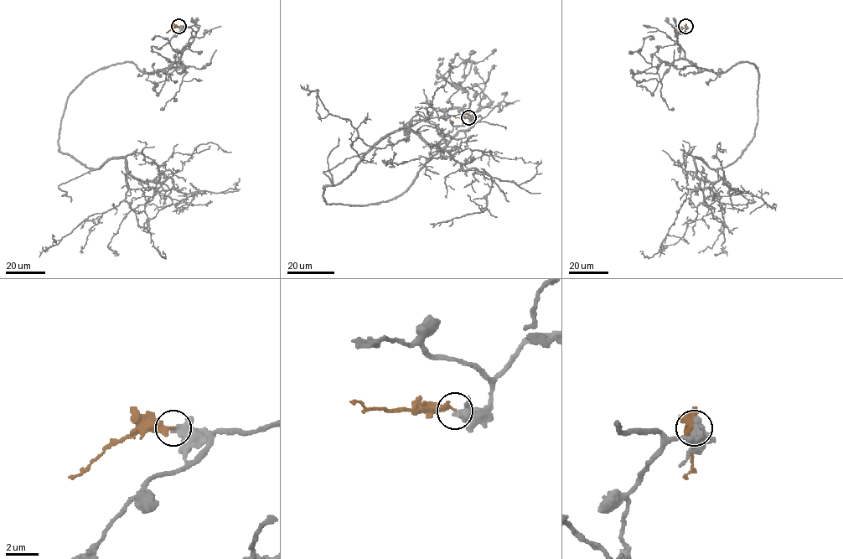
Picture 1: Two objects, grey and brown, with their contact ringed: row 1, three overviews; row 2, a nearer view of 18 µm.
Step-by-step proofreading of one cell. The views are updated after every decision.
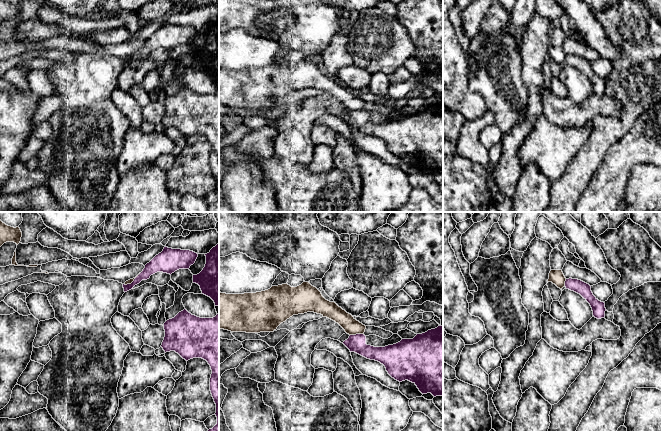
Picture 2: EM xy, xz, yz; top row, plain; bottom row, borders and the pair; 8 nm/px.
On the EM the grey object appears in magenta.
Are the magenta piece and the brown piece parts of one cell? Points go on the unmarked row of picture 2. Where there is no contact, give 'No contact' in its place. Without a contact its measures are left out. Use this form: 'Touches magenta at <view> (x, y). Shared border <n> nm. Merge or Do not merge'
Touches magenta at xz (356, 110). Shared border 110 nm. Do not merge

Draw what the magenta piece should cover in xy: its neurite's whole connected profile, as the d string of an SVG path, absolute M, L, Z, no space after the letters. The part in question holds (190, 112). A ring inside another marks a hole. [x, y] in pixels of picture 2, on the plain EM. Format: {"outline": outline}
{"outline": "M186 85L164 99L165 113L161 123L166 128L175 127L186 137L202 134L208 138L212 150L210 167L216 180L217 200L208 206L207 212L219 212L219 90L213 94L200 94Z"}

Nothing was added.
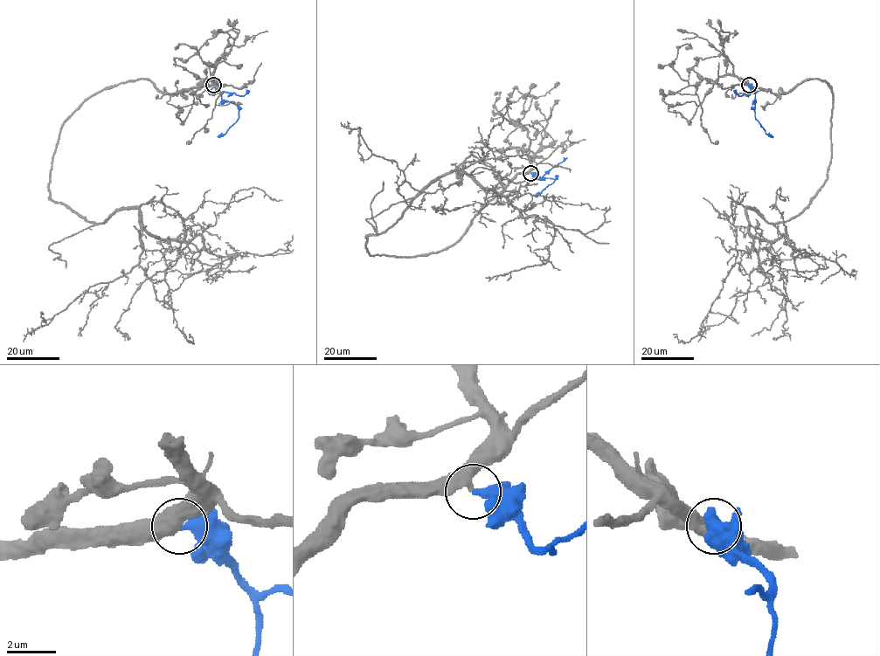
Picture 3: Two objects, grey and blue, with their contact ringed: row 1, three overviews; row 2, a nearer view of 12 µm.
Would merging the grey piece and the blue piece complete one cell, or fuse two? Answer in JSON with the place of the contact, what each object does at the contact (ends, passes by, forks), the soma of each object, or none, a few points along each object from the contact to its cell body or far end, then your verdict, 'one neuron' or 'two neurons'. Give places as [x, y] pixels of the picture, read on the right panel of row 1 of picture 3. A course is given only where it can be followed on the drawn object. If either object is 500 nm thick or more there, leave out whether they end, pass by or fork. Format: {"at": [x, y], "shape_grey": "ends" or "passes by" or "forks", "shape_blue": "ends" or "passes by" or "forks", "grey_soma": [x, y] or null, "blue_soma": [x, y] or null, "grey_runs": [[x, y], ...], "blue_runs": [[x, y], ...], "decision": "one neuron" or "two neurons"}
{"at": [749, 85], "shape_grey": "passes by", "shape_blue": "ends", "grey_soma": null, "blue_soma": null, "grey_runs": [[749, 85], [788, 93], [816, 79], [833, 95], [825, 184], [792, 219], [746, 209], [748, 231], [853, 272]], "blue_runs": [[749, 85], [755, 92], [754, 116], [766, 134], [772, 136]], "decision": "one neuron"}

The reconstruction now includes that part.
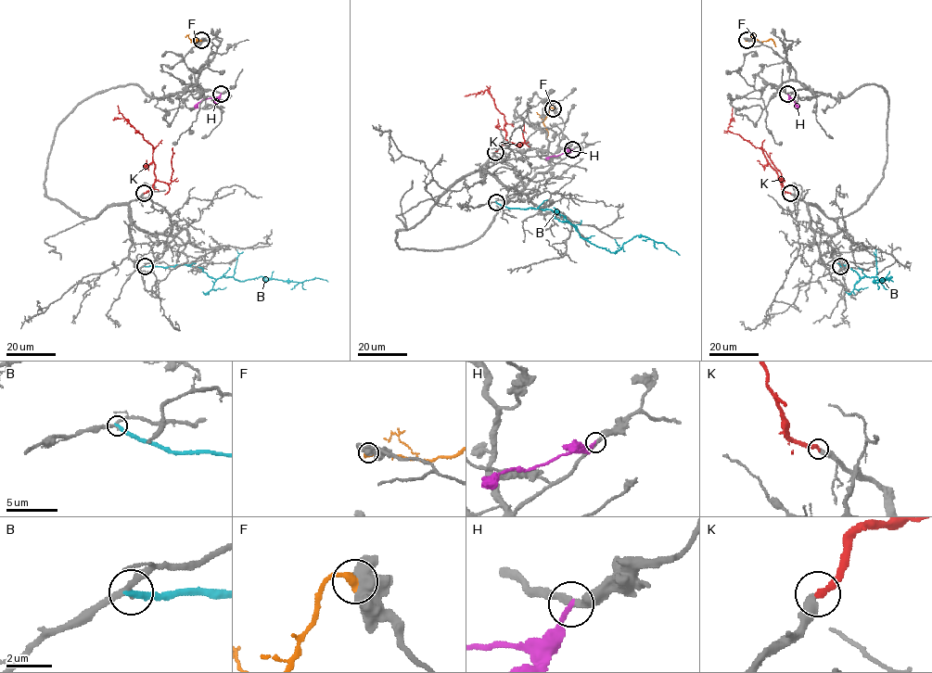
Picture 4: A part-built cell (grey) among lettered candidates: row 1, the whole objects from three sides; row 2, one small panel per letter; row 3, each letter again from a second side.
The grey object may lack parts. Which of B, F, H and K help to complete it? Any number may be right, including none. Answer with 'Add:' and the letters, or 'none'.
Add: K

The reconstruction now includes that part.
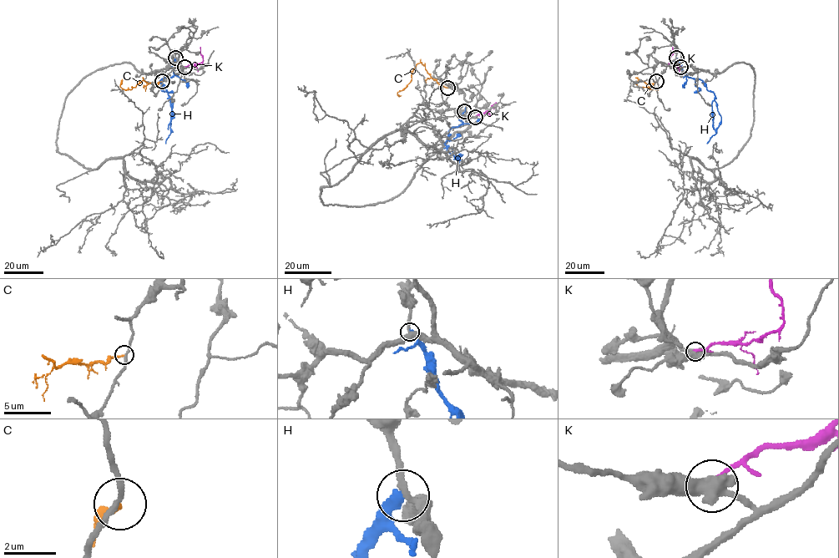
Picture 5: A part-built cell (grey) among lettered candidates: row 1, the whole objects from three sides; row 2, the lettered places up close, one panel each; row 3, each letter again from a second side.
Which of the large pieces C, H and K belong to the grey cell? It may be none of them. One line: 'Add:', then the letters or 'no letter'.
Add: no letter

